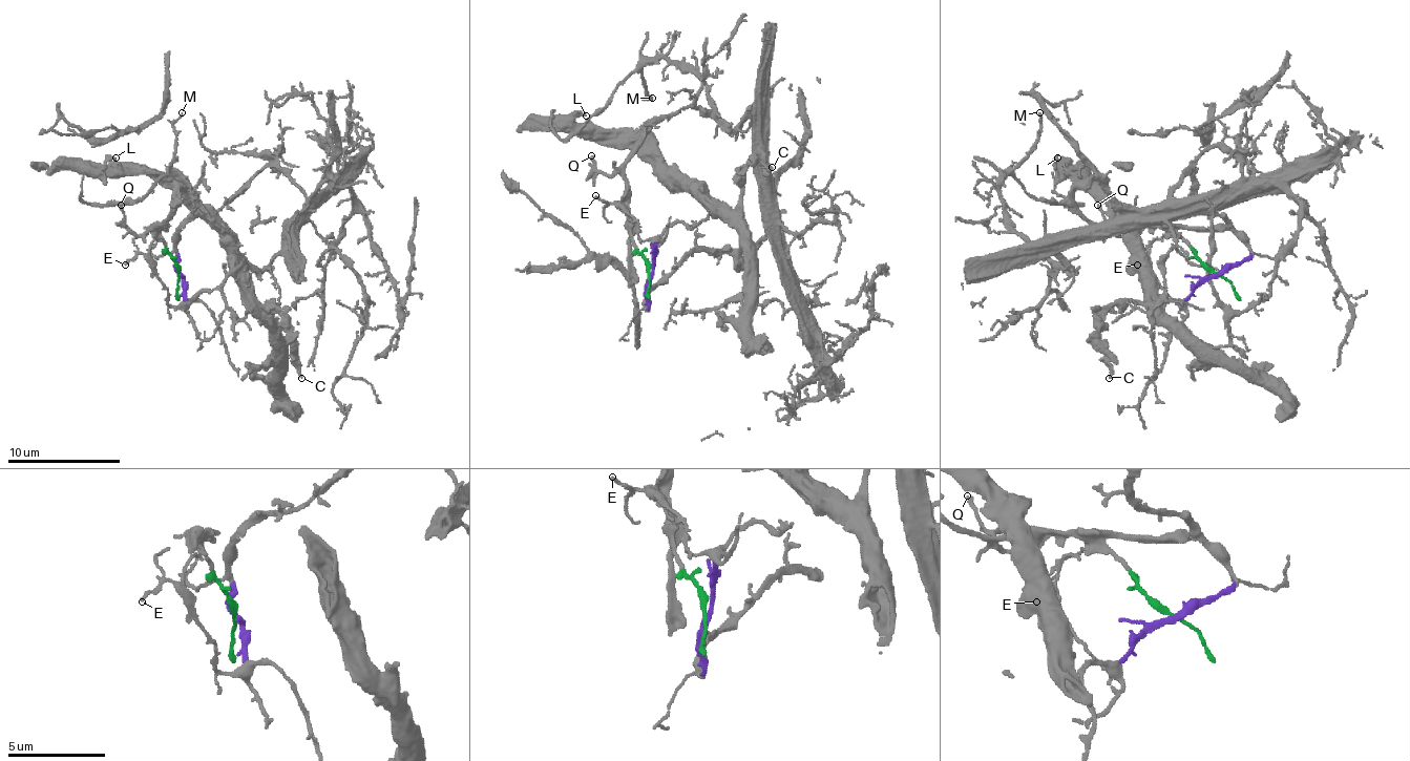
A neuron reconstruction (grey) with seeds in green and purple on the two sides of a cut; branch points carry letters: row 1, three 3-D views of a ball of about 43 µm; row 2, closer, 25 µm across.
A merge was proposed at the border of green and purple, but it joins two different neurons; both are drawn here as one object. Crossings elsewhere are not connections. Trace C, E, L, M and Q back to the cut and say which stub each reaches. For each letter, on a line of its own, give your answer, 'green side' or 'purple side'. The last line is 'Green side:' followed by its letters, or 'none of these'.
C: green side
E: purple side
L: green side
M: purple side
Q: green side
Green side: C, L, Q

